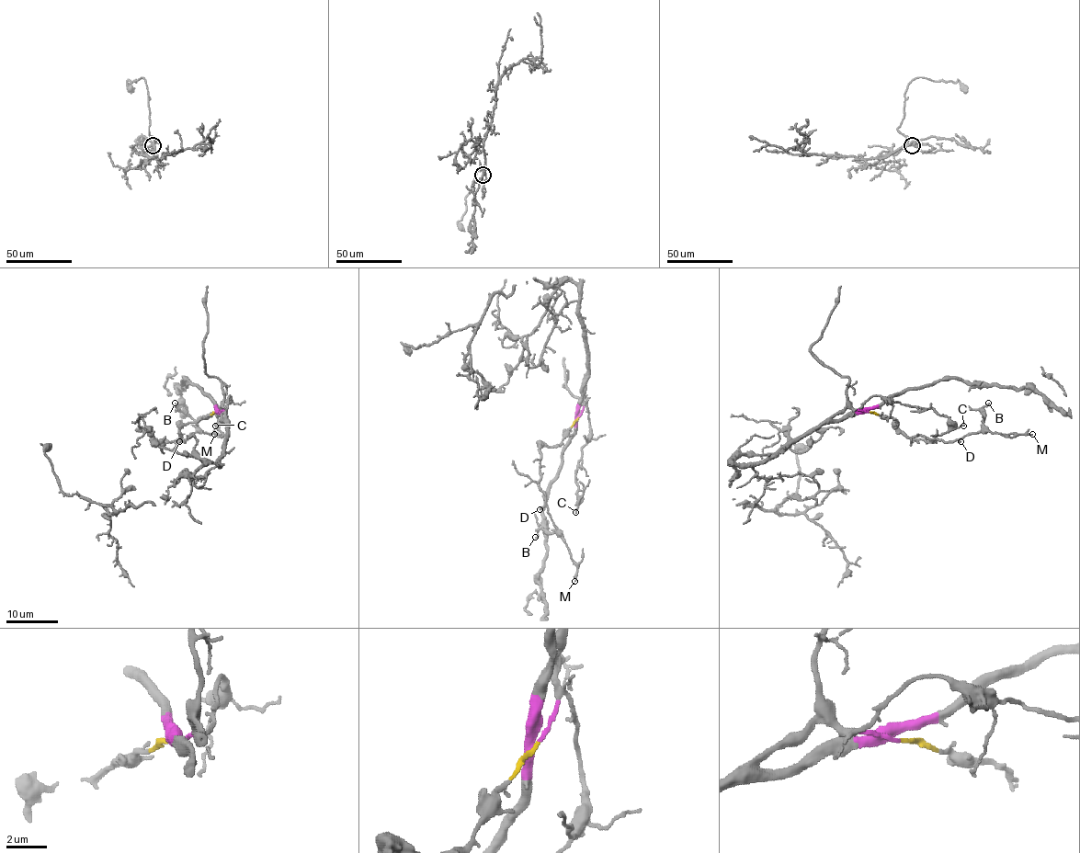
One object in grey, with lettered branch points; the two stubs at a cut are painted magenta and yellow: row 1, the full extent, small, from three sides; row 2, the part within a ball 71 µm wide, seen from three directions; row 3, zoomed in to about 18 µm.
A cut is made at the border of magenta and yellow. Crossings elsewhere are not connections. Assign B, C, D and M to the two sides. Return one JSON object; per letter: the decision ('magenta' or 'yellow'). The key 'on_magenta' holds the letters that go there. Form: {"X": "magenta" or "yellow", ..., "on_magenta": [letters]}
{"B": "yellow", "C": "magenta", "D": "yellow", "M": "yellow", "on_magenta": ["C"]}

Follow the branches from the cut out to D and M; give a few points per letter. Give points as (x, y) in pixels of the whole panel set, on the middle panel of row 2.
D: (578, 417), (559, 445), (540, 449), (540, 489), (544, 494), (544, 505), (540, 509)
M: (578, 417), (559, 445), (540, 449), (540, 489), (544, 494), (544, 502), (556, 531), (577, 567), (574, 581)

